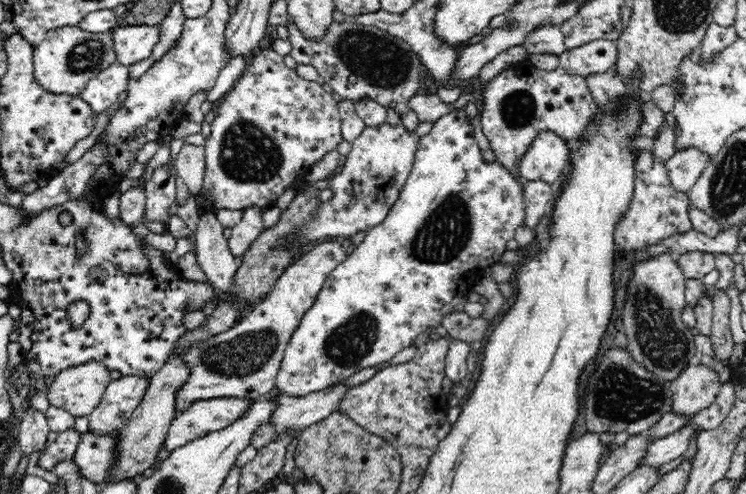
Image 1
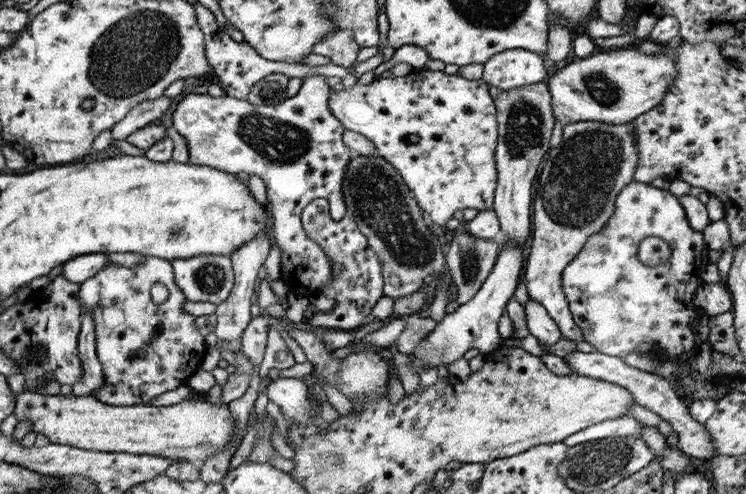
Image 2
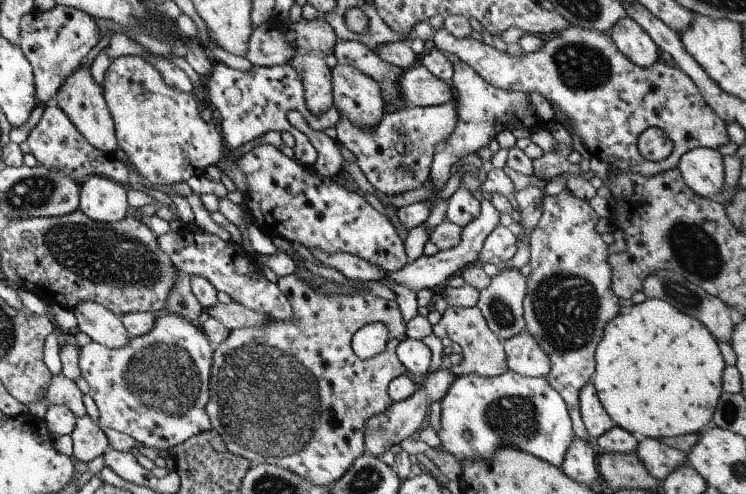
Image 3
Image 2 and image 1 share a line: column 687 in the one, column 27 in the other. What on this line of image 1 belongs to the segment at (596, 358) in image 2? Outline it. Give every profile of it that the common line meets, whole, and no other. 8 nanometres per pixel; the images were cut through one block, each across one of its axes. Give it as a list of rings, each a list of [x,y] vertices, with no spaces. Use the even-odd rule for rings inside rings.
[[[28,405],[18,428],[18,446],[25,456],[40,454],[47,448],[50,425],[43,412],[38,412]]]

